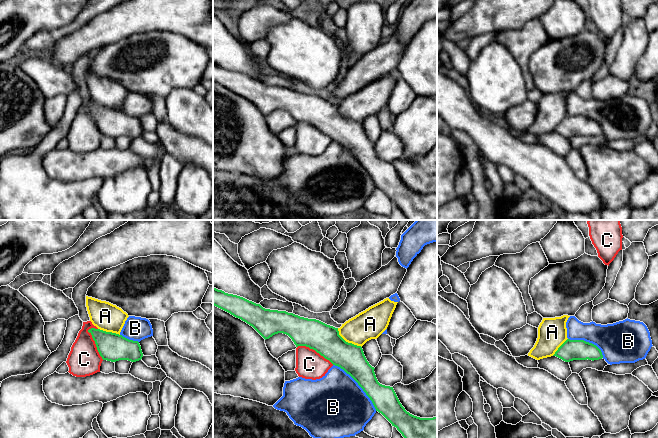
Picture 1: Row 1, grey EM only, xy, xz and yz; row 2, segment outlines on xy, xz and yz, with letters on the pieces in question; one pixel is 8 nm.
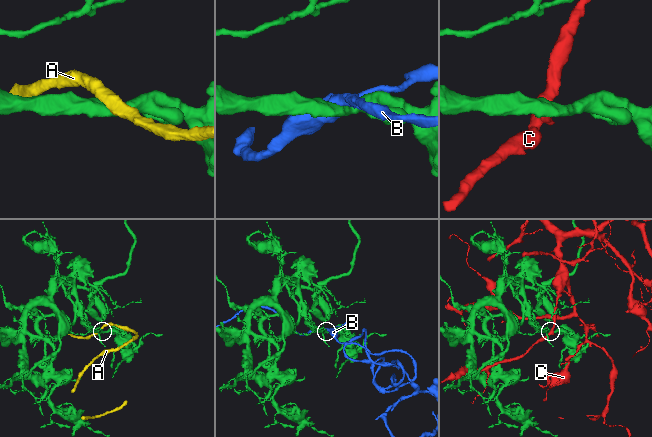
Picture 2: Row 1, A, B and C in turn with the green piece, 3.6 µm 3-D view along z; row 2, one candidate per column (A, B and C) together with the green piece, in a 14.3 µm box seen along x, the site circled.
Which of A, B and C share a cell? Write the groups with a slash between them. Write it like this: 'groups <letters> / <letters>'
groups A B / C

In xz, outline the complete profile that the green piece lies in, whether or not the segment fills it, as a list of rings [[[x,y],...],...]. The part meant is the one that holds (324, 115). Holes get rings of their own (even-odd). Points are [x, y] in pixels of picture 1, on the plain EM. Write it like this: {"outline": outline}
{"outline": [[[214,63],[213,81],[252,102],[265,116],[275,110],[283,109],[292,115],[296,123],[306,122],[315,126],[333,141],[343,145],[358,159],[372,177],[376,187],[397,204],[408,220],[437,220],[437,193],[420,194],[407,188],[400,179],[393,163],[378,158],[374,148],[375,144],[367,137],[362,123],[346,118],[339,111],[338,104],[316,95],[300,93],[286,87],[265,85],[260,80],[237,71],[225,69]]]}

